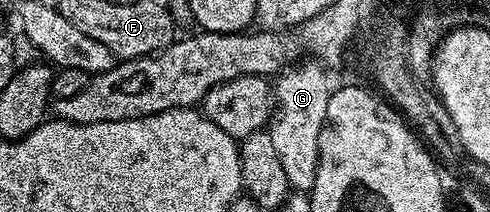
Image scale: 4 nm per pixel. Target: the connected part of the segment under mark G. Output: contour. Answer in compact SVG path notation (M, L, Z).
M317 60L291 64L277 75L272 89L276 109L268 129L291 191L308 192L316 184L316 168L320 160L320 132L324 116L328 116L328 100L332 93L327 67Z

